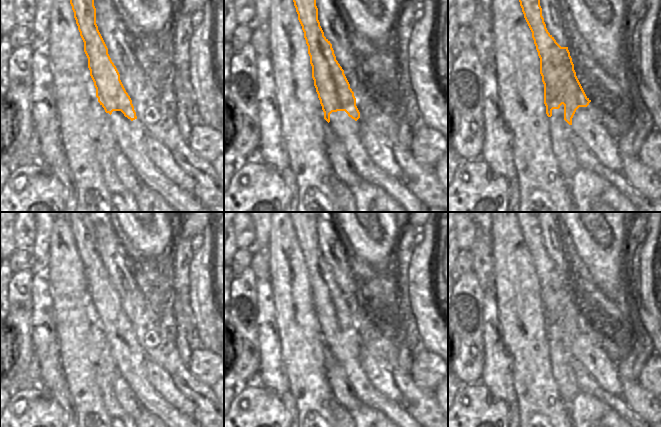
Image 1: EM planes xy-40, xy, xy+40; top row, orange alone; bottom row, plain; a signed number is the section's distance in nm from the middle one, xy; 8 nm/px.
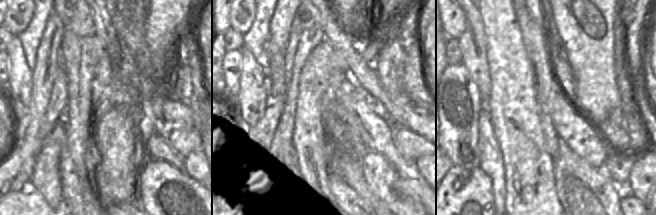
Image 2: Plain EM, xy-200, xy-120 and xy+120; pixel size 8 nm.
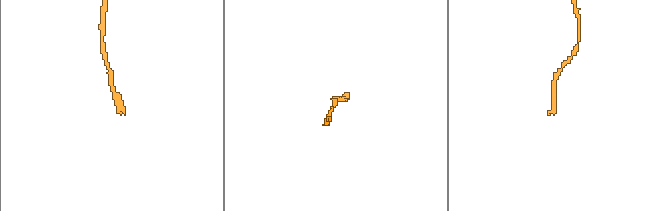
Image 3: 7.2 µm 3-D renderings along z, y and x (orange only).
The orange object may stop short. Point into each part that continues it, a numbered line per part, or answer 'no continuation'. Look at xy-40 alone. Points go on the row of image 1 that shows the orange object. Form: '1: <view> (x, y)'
1: xy-40 (130, 136)

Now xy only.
1: xy (344, 127)

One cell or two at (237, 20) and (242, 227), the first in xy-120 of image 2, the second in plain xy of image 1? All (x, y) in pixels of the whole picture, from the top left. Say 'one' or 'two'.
one

